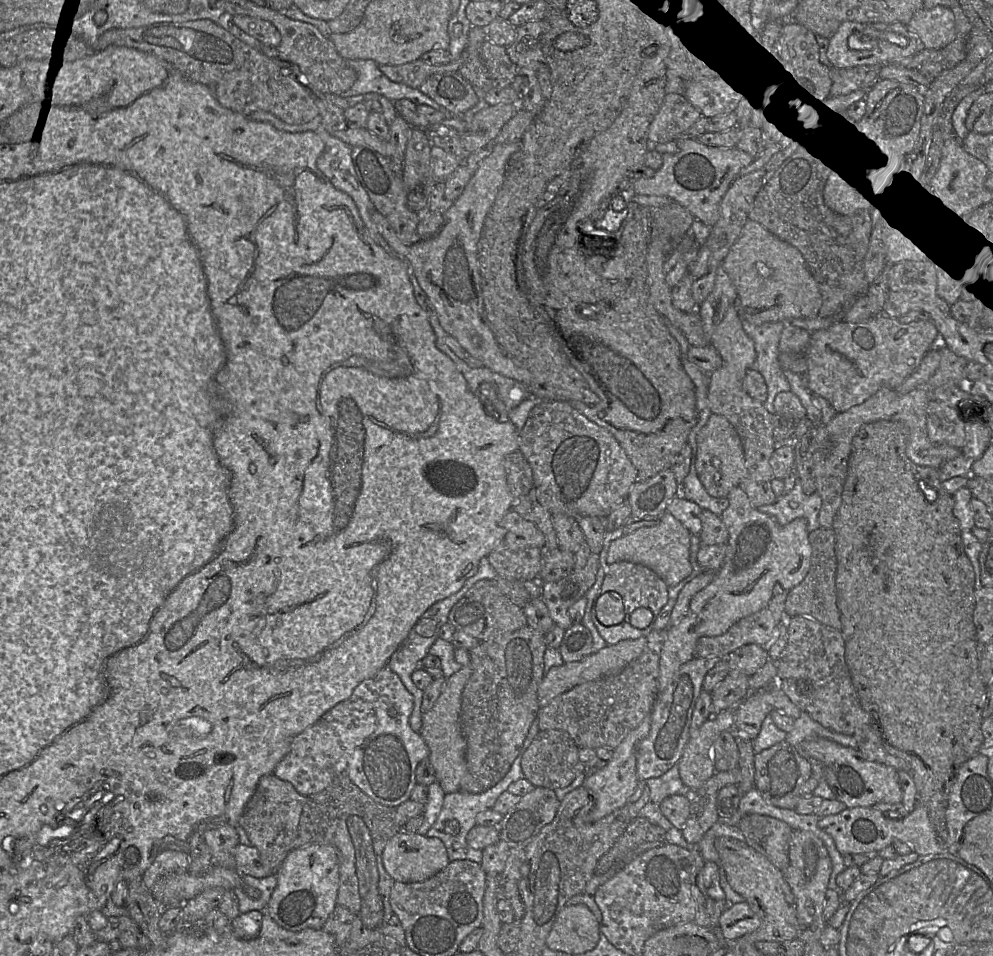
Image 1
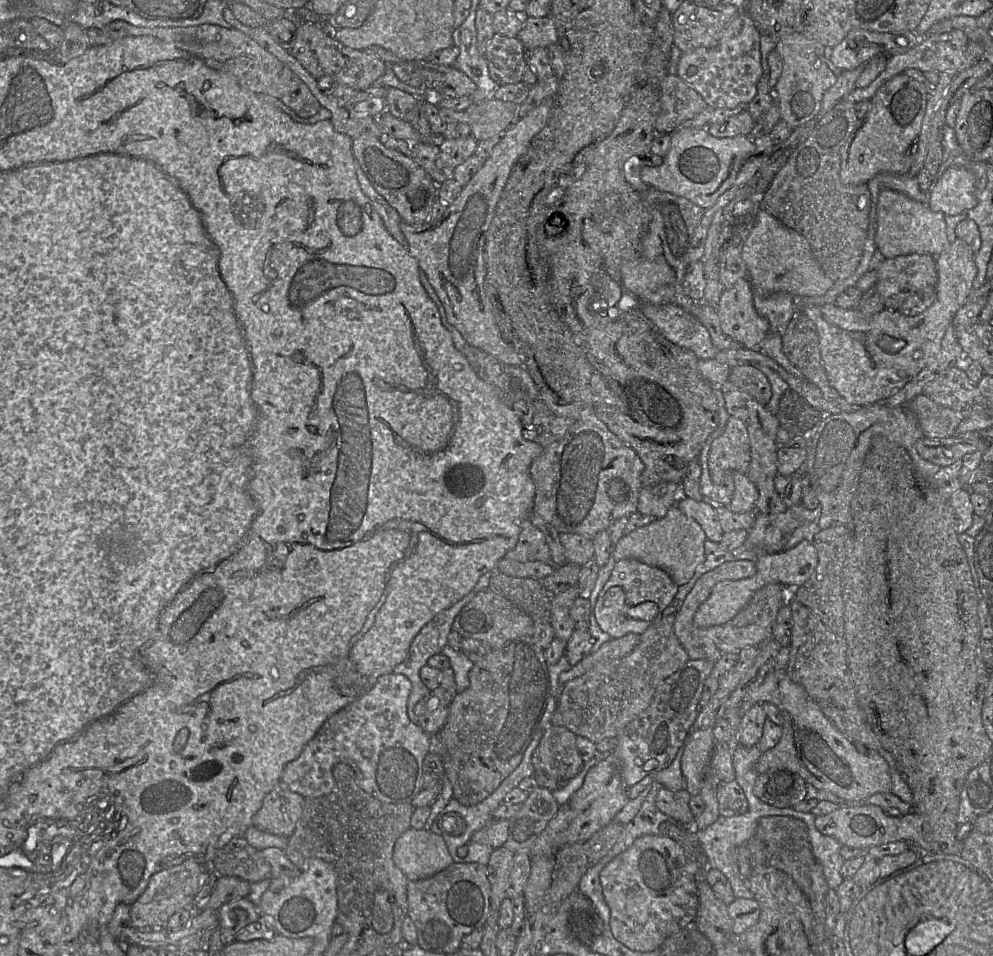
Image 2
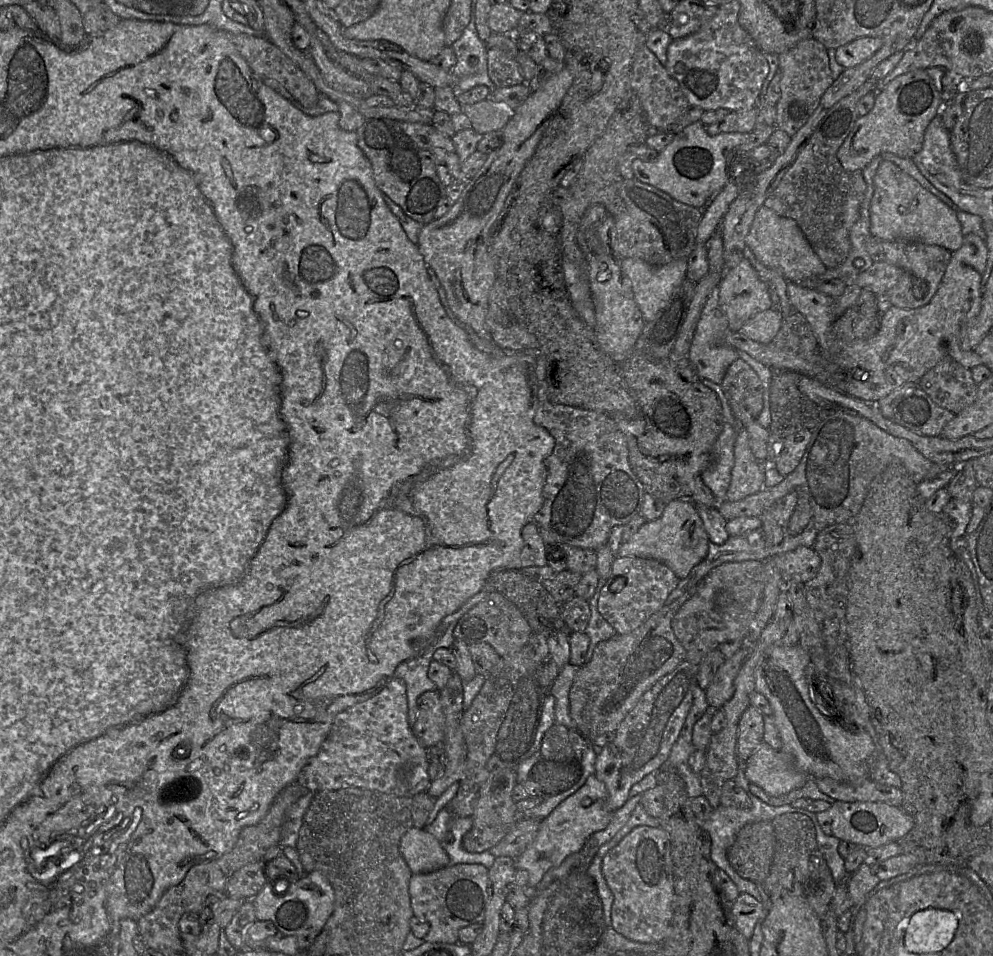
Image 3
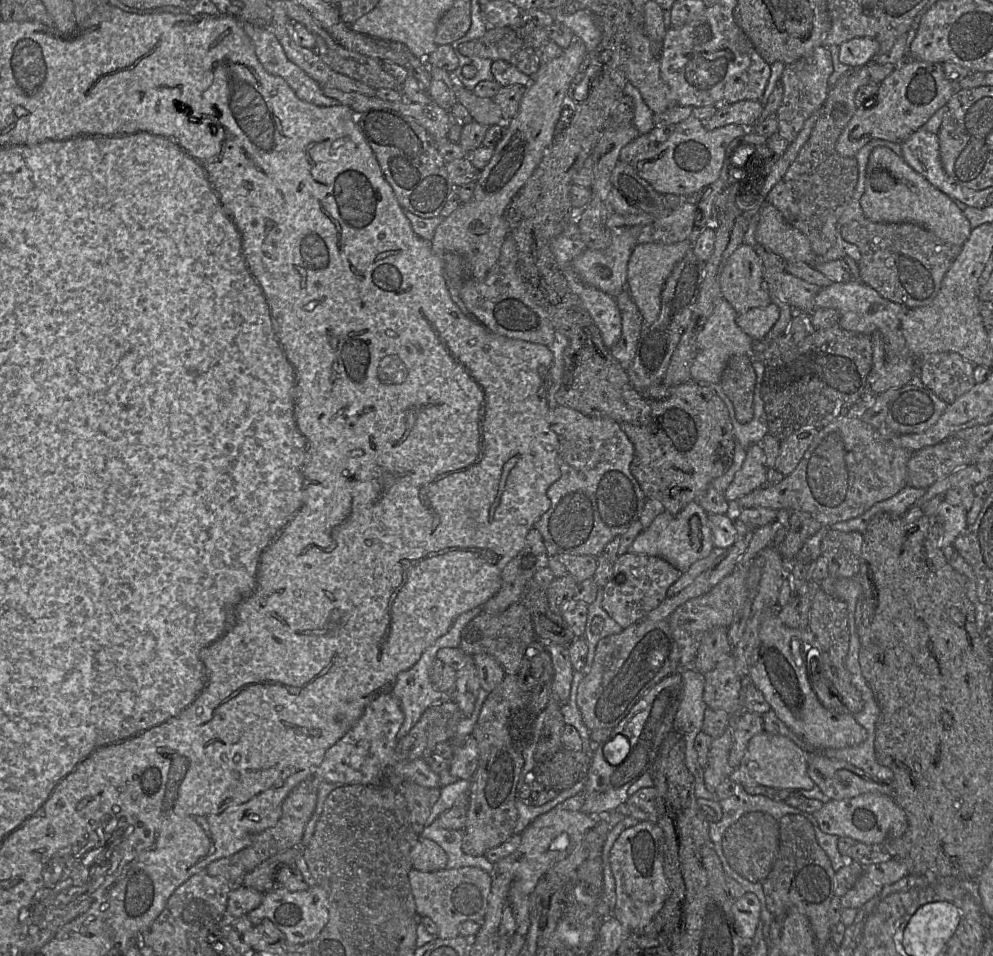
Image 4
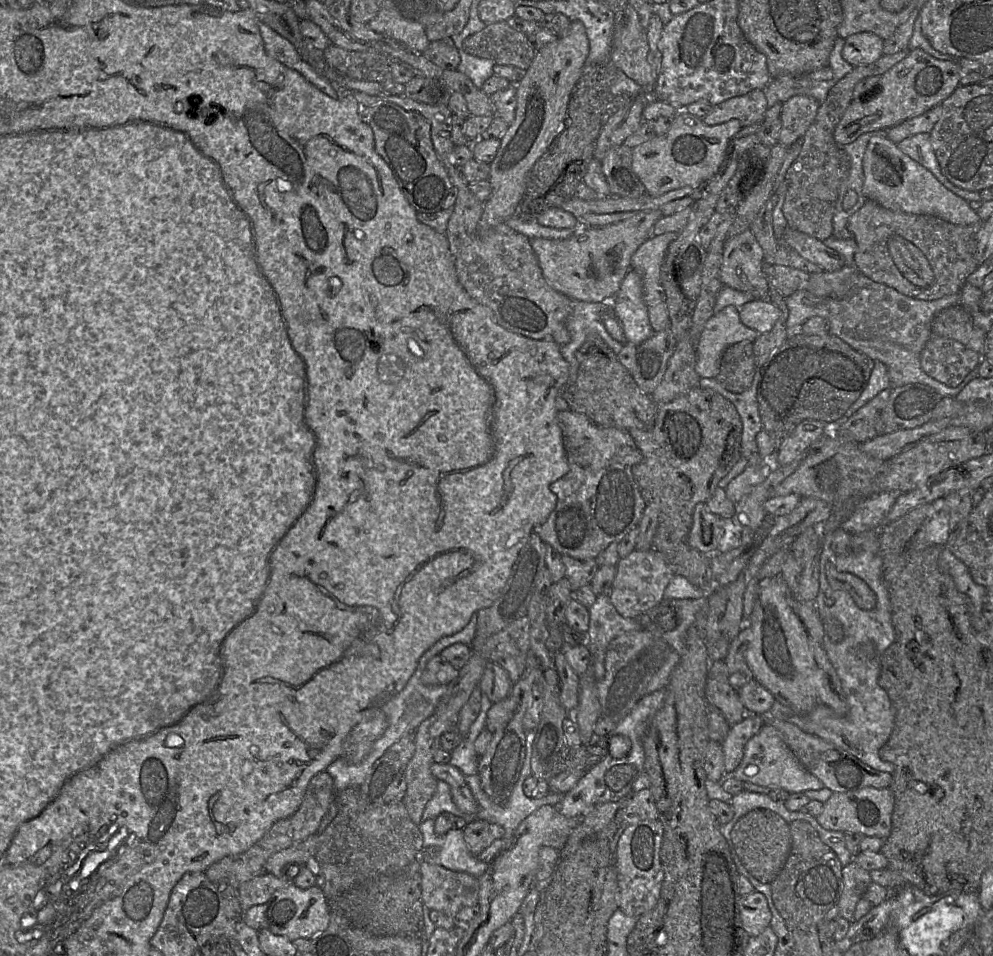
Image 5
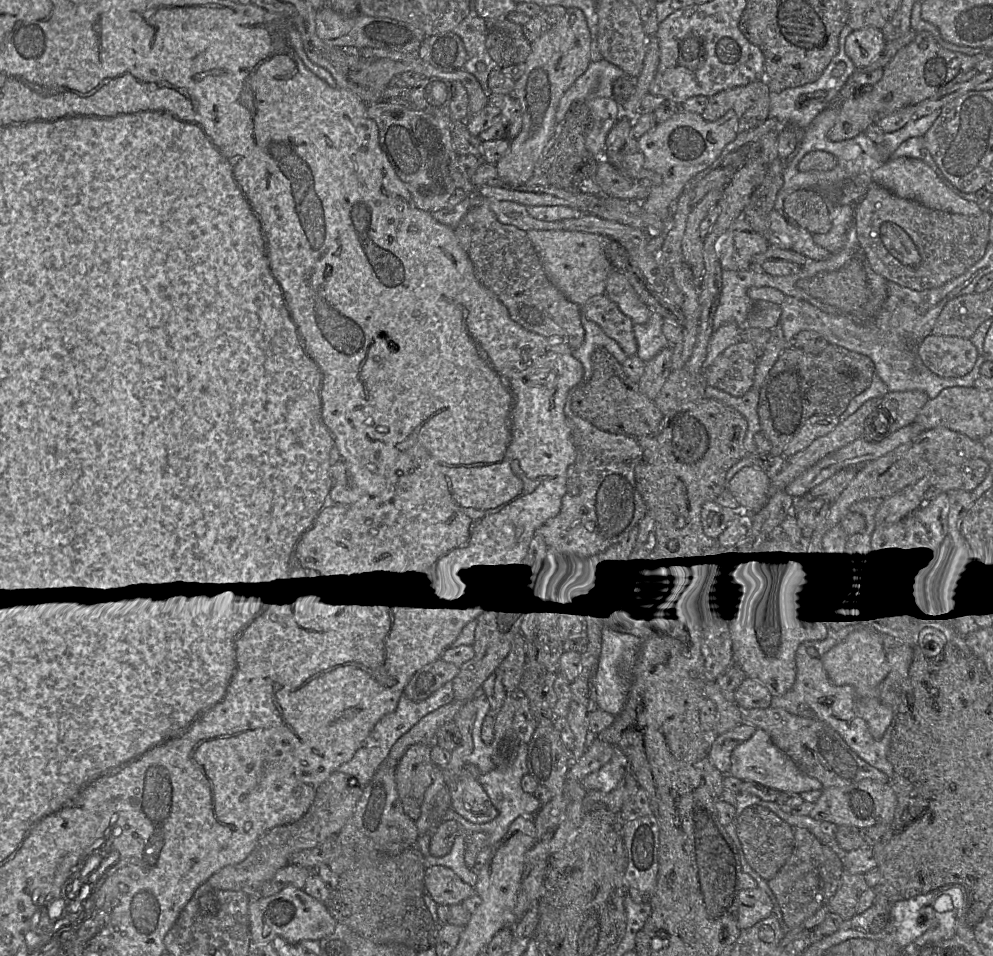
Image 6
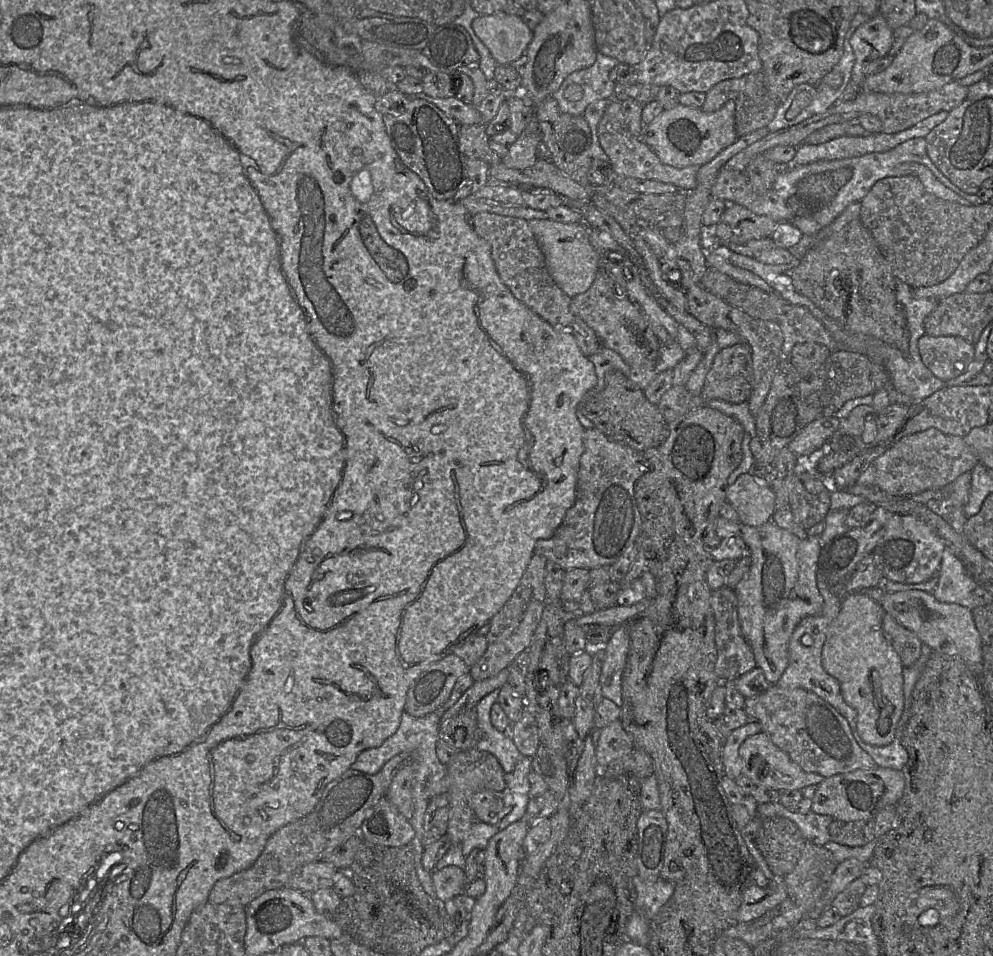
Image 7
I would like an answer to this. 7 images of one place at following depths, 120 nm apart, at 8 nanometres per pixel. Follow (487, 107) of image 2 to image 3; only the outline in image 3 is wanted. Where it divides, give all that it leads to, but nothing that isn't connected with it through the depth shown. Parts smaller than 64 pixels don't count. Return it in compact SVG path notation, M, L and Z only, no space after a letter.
M490 97L473 104L460 106L461 112L470 120L471 128L481 135L492 131L502 131L515 111Z

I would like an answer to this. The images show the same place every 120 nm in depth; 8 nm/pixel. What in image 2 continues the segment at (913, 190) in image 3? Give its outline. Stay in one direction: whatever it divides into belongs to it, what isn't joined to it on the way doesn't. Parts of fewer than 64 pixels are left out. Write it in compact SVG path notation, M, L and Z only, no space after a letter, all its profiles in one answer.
M890 189L882 190L878 195L875 244L878 252L886 259L909 254L937 257L951 246L947 238L944 214L934 212L927 204Z

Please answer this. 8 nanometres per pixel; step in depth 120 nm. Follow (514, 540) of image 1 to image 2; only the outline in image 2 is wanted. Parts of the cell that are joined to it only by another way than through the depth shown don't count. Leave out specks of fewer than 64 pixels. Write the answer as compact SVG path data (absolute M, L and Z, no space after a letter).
M528 518L521 521L520 527L516 546L503 558L519 562L550 562L550 552L544 534L534 527Z

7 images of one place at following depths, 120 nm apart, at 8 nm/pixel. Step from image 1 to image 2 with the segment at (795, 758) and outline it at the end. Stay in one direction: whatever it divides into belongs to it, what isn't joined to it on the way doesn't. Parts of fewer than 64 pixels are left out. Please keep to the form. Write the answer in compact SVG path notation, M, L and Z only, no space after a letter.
M772 768L758 774L753 792L761 801L776 808L793 808L807 795L805 780L787 768Z

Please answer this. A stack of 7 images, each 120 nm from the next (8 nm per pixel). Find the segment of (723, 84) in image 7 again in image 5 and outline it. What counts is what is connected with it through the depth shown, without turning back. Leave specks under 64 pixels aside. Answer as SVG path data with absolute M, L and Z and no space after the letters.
M755 89L712 105L710 111L702 118L702 122L714 126L736 119L741 127L745 127L760 120L767 109L764 89Z

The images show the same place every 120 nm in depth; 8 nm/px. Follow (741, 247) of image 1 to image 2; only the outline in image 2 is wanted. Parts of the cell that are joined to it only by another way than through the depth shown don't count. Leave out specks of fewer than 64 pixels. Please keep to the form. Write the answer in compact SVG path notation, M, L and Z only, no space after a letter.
M761 209L754 215L754 224L743 244L741 257L745 278L755 294L787 293L793 298L823 296L834 285L814 258L807 239Z

